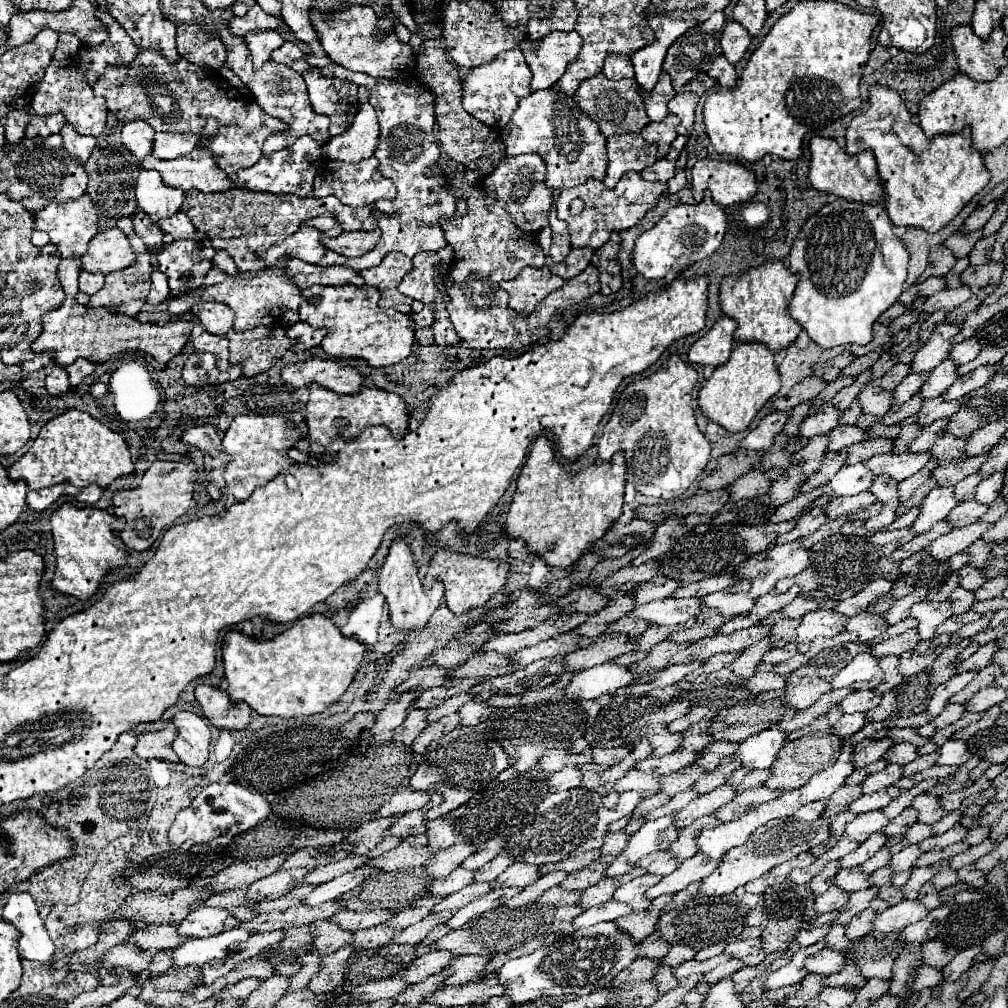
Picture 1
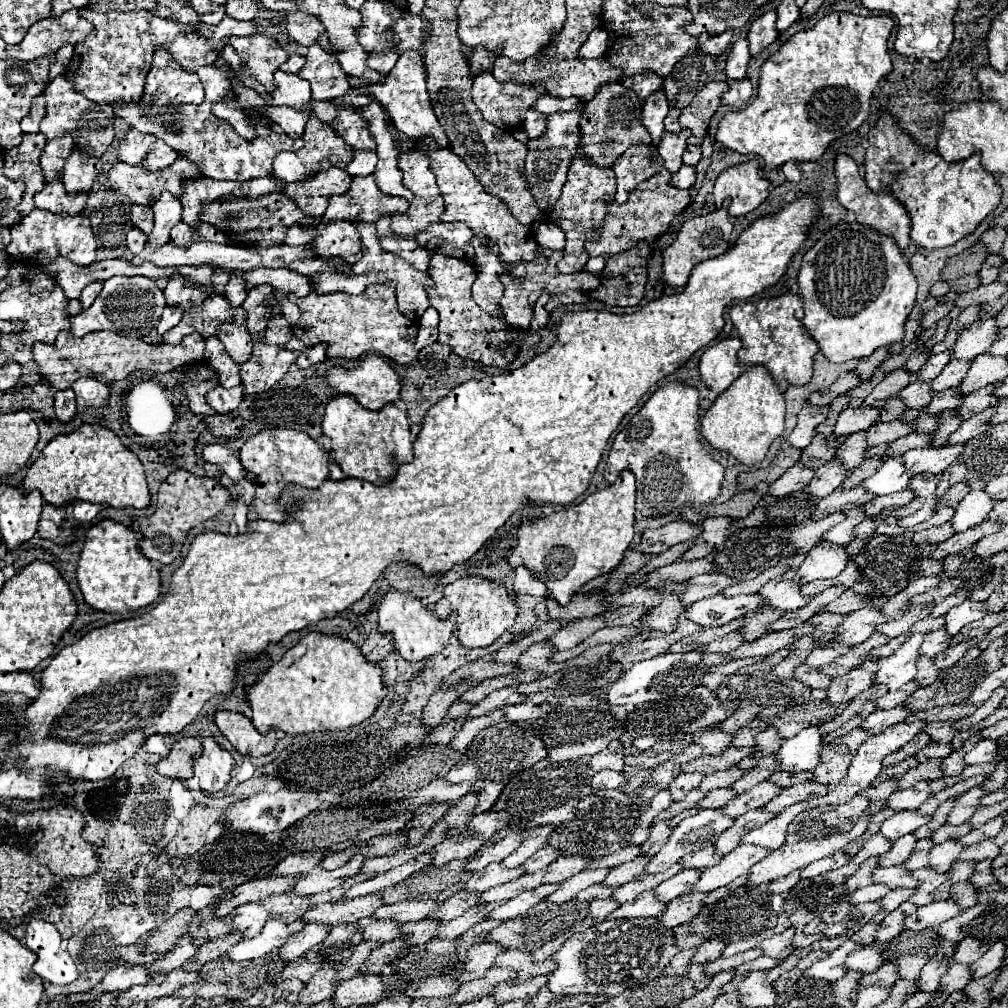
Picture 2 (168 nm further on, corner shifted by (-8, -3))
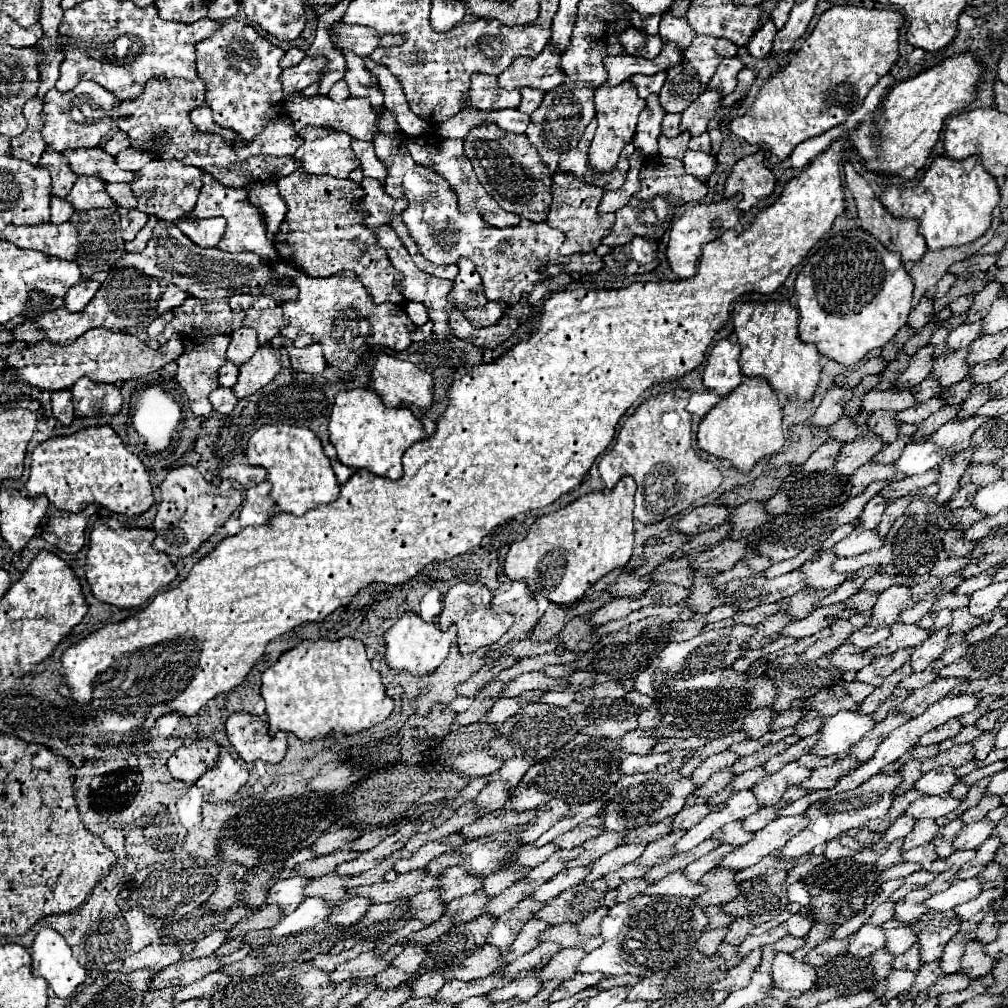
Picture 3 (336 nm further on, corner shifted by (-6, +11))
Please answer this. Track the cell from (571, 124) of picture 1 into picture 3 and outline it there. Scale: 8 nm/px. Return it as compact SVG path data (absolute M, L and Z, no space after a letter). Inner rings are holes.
M555 174L551 194L553 194L553 204L551 204L547 224L553 228L565 230L567 240L561 246L561 254L571 256L571 254L593 252L601 244L601 240L609 234L609 230L615 222L613 214L599 214L599 210L597 210L603 190L597 190L597 186L585 186L583 182L577 182L577 178L569 178L565 174Z

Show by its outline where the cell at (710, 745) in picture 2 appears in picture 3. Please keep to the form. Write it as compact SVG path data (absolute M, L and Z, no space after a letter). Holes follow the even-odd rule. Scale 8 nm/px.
M765 708L765 710L759 710L755 712L753 716L749 716L745 720L745 732L751 736L751 738L761 738L763 734L767 734L771 730L771 724L775 720L779 712L773 710L773 708Z

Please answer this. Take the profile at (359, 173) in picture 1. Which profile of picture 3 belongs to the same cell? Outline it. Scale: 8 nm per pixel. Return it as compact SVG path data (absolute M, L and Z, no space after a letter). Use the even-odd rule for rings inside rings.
M363 178L361 186L365 190L365 202L361 202L359 208L369 212L369 216L365 218L365 226L369 226L373 232L377 232L381 226L389 226L391 220L403 214L403 210L407 208L407 202L403 198L389 198L383 186L379 182L373 182L373 178Z

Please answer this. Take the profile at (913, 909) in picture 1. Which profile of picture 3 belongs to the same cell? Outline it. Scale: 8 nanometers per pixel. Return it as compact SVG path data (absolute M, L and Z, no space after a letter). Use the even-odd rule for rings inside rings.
M969 878L969 880L957 880L951 888L947 888L941 894L933 894L925 904L933 910L933 912L943 912L943 910L951 910L963 902L969 902L973 898L977 898L983 892L979 878Z

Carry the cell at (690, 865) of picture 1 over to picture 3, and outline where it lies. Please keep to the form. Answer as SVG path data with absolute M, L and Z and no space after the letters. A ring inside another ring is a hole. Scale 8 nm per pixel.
M805 814L781 816L781 818L773 820L769 826L765 826L763 830L759 830L751 842L747 842L745 846L741 846L741 848L733 850L729 856L725 856L721 866L731 868L731 870L741 870L741 868L753 866L761 858L777 854L807 824L809 824L809 820L805 818Z

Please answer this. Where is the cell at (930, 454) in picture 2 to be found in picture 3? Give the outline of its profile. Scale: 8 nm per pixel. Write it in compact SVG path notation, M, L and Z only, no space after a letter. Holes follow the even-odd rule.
M971 416L971 418L947 422L931 436L931 442L945 448L947 452L961 452L961 450L969 448L973 432L979 426L983 426L985 422L987 422L987 418L983 418L983 416Z

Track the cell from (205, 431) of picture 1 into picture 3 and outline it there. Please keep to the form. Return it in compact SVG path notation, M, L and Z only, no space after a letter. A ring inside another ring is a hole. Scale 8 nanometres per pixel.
M233 464L225 470L221 470L221 478L233 480L237 484L241 484L243 488L251 488L259 482L267 480L267 472L263 468L255 468L255 466L243 466L243 464Z

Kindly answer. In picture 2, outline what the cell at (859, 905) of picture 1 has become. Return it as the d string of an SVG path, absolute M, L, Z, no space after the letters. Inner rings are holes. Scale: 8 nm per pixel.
M897 888L897 890L891 890L887 896L883 896L881 898L881 908L879 908L879 912L871 918L871 922L875 922L875 924L879 924L889 912L893 912L901 902L905 902L905 900L909 900L909 896L913 894L915 890L909 890L909 888Z

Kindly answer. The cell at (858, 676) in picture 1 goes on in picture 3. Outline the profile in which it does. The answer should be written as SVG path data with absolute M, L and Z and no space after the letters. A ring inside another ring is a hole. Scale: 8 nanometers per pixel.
M943 610L943 612L937 612L937 618L935 618L935 634L925 640L923 644L919 644L913 652L913 658L911 658L911 666L915 672L923 672L927 670L927 666L935 660L939 660L939 656L947 650L947 638L949 638L949 626L953 620L953 612L951 610Z

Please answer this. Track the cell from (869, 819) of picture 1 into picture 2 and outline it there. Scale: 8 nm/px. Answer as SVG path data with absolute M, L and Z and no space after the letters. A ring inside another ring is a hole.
M903 810L903 812L897 812L893 814L891 818L887 818L881 828L879 828L879 834L885 836L887 840L897 840L899 836L905 836L917 828L921 828L923 824L929 822L929 816L921 816L919 812L915 810Z

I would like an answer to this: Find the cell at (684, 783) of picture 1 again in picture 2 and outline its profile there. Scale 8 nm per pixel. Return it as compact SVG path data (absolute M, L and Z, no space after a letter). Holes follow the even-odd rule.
M729 768L729 770L723 770L723 772L711 772L707 774L701 784L697 786L697 790L701 790L703 794L709 792L709 790L715 790L715 788L725 788L725 786L731 786L735 780L739 780L745 772L739 770L739 768Z

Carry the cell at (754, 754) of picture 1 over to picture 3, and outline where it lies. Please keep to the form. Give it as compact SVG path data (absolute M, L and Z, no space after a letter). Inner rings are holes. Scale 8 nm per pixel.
M843 710L835 716L829 716L823 730L819 732L819 742L811 752L819 756L849 756L851 746L863 740L863 736L873 730L875 718L873 714L859 714L851 710Z

